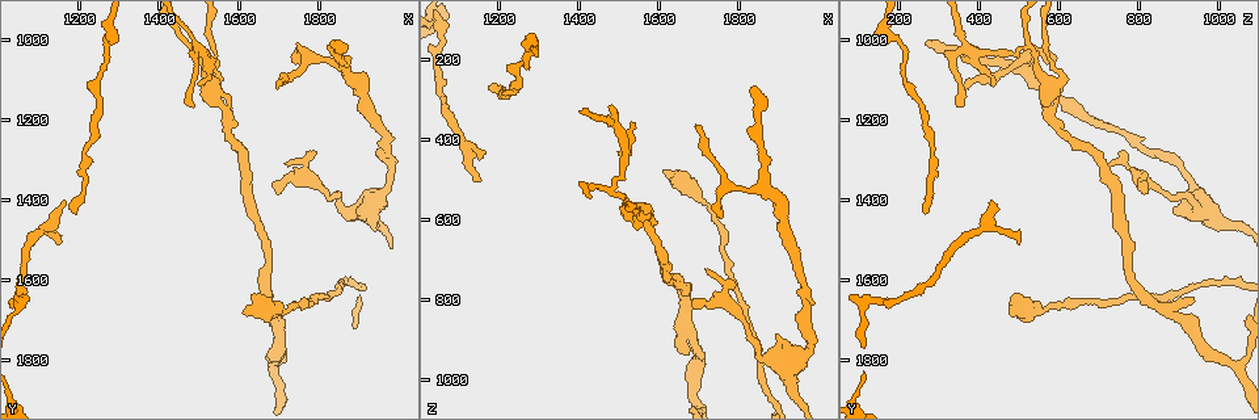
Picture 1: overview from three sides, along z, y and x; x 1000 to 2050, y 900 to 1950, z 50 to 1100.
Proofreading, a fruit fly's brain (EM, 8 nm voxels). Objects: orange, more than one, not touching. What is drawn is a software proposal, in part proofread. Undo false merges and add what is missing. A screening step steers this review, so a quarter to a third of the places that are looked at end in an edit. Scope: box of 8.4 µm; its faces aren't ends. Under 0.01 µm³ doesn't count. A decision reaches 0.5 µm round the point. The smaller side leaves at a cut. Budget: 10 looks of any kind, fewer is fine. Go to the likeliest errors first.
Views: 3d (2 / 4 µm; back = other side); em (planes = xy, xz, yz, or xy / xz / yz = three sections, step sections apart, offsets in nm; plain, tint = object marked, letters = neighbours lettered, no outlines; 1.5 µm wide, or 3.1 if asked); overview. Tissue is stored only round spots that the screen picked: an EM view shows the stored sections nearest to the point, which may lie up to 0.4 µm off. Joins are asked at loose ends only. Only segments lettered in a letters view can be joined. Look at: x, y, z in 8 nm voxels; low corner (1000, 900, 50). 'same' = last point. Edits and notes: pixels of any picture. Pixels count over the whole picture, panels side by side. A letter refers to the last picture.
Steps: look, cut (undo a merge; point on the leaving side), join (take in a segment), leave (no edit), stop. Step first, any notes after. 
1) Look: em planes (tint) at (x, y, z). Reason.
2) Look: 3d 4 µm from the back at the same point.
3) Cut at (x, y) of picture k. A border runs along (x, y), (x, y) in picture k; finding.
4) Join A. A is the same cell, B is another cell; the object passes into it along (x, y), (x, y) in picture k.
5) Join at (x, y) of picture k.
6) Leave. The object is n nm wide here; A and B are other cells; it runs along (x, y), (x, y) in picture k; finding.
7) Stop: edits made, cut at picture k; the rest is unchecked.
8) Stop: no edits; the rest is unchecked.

Look: em yz step 8 (tint) at (1725, 1315, 730). An open end.

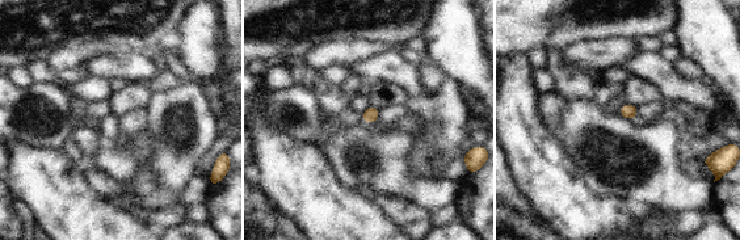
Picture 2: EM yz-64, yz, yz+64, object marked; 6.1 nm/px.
Look: em planes (letters) at the same point. Another direction.

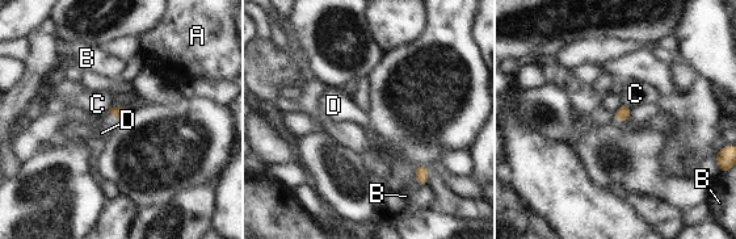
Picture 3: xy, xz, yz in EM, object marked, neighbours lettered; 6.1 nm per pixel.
Join D. D is the same cell, A, B and C are other cells; the object passes into it along (118, 112), (113, 114), (104, 125) in picture 3; the neuron continues.

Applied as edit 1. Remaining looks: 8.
Look: 3d 2 µm at (1155, 1405, 435). Tapers out.

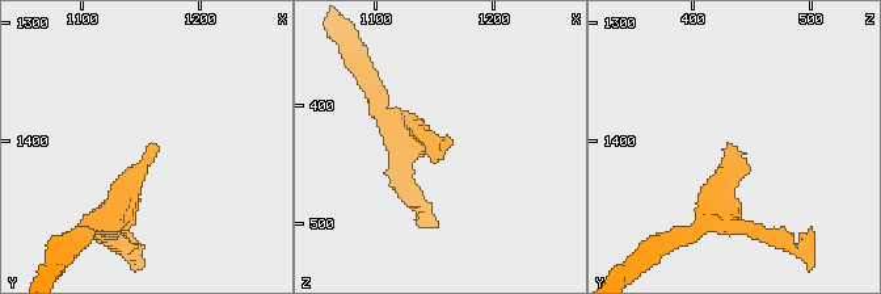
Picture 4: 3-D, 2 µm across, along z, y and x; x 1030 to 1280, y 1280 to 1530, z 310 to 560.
Look: em planes (letters) at (1160, 1402, 430).

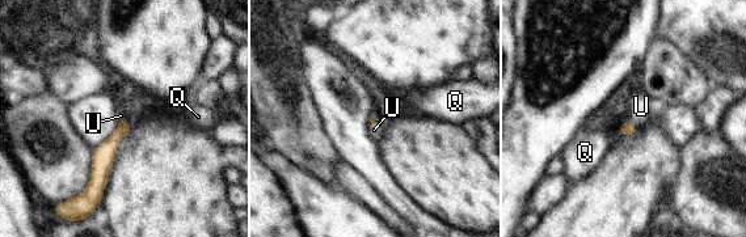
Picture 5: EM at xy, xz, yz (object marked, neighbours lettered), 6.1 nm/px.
Join U. U is the same cell, Q is another cell; it goes on there.

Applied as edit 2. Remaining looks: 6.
Look: overview.

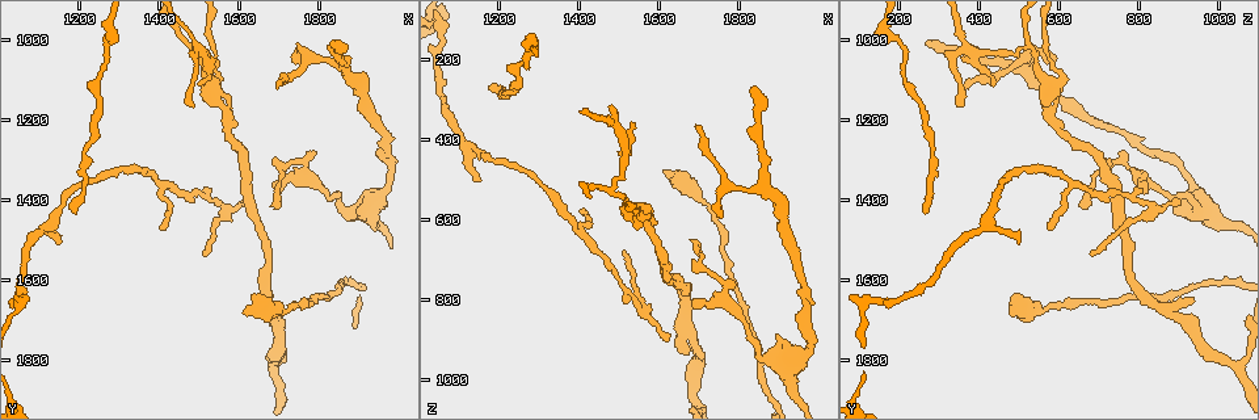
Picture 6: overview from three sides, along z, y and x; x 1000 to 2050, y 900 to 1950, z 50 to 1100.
Look: em planes (tint) at (1765, 1030, 530). Sharp bend.

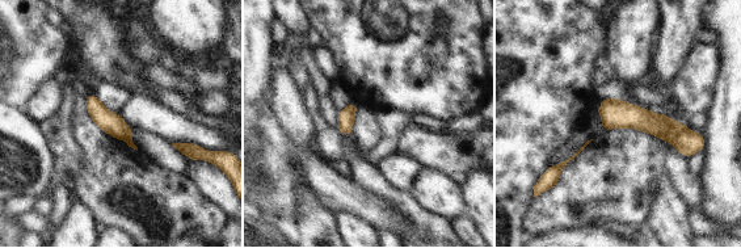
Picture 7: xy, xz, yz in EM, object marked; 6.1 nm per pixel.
Look: em planes (letters) at the same point.

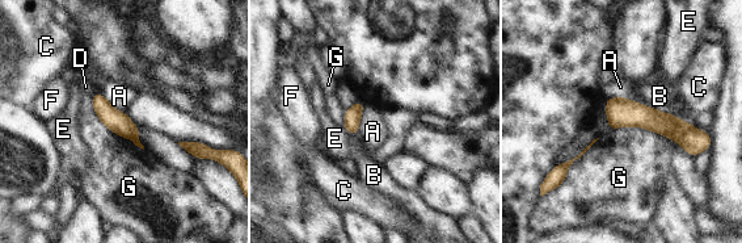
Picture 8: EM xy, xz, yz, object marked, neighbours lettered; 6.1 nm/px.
Leave. A, B, C, D, E, F and G are other cells; all the same neuron.

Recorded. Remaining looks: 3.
Look: em planes (plain) at (1285, 985, 155). Thick turns thin.

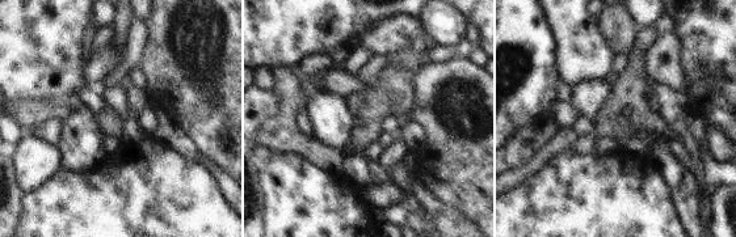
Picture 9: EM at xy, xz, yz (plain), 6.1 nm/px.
Look: em planes (tint) at the same point.

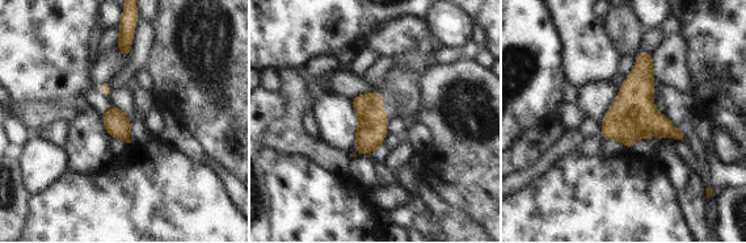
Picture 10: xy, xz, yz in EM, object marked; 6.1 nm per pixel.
Look: em planes (letters) at the same point.

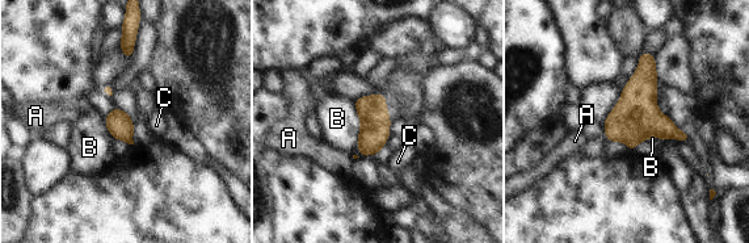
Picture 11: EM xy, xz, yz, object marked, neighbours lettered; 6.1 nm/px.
Leave. A, B and C are other cells; a border runs along (353, 101), (360, 121), (357, 145) in picture 11; continuous, no second neuron.

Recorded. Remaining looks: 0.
Stop: edits made, join at picture 3, join at picture 5; the rest is unchecked.

